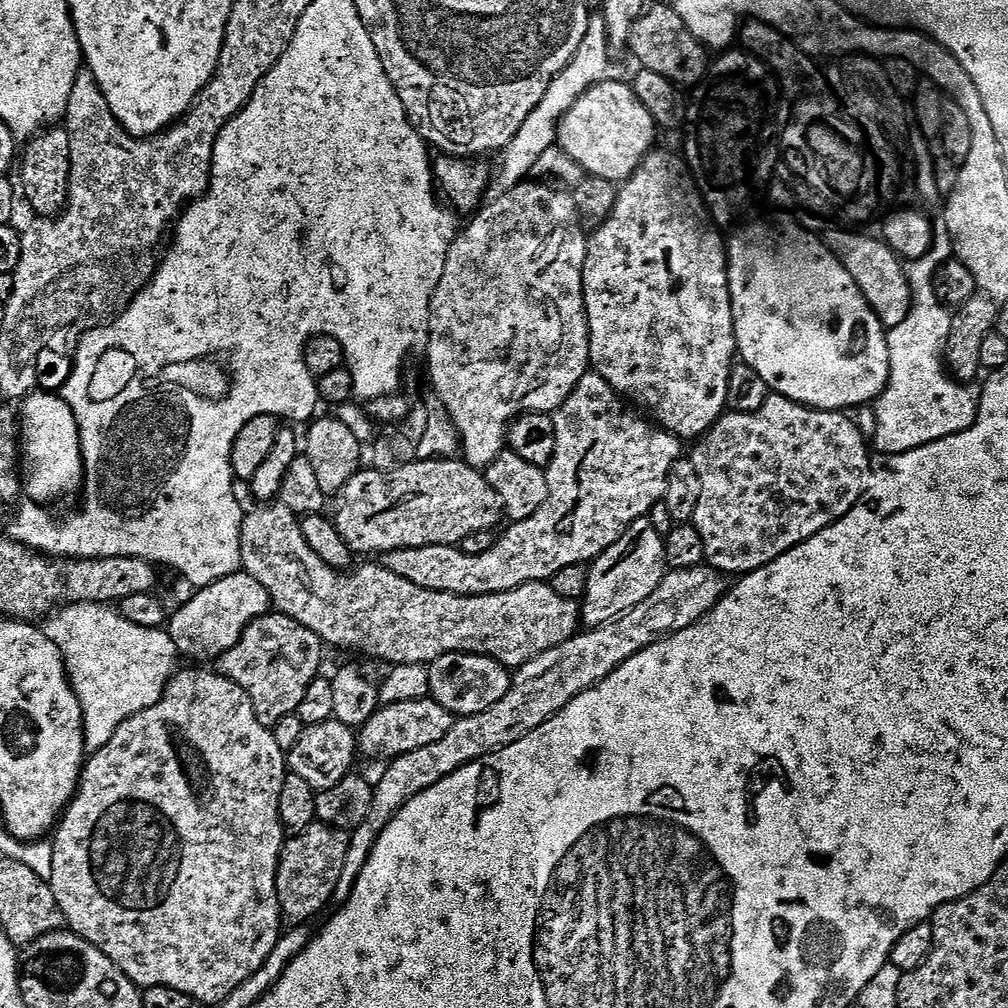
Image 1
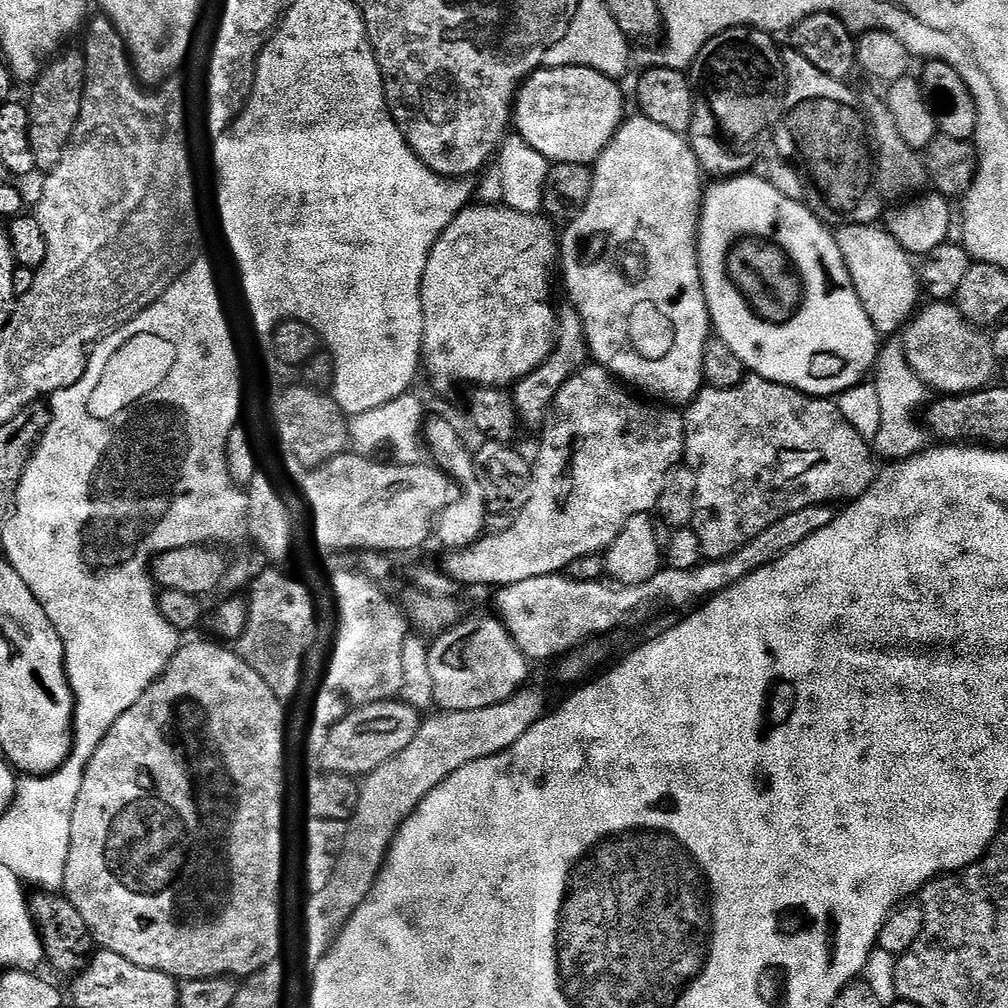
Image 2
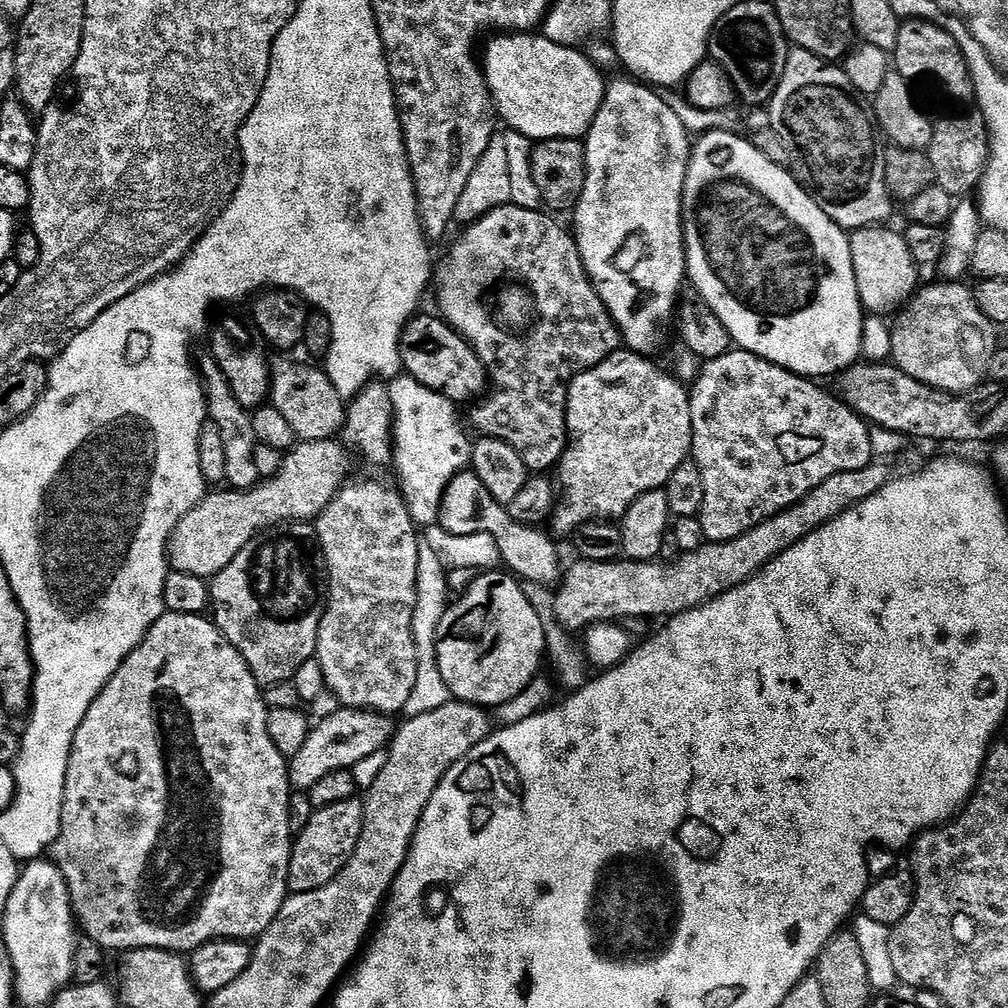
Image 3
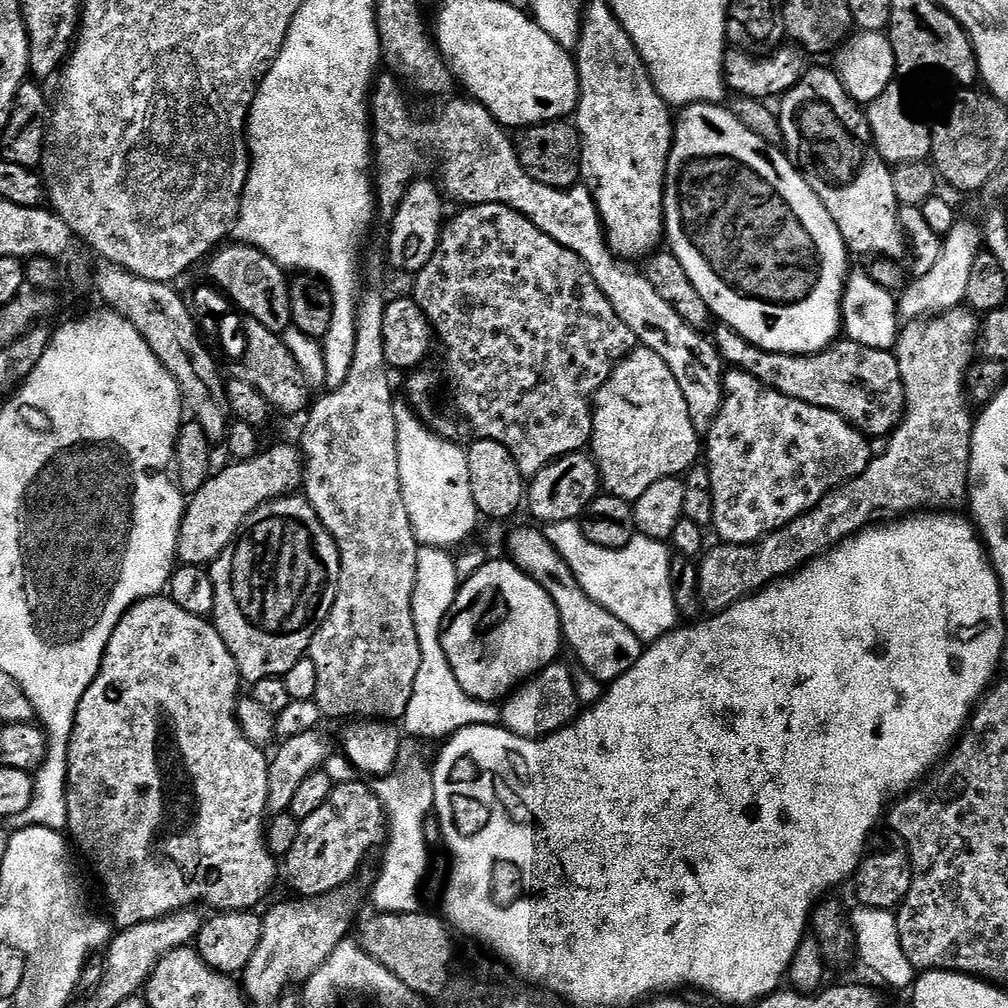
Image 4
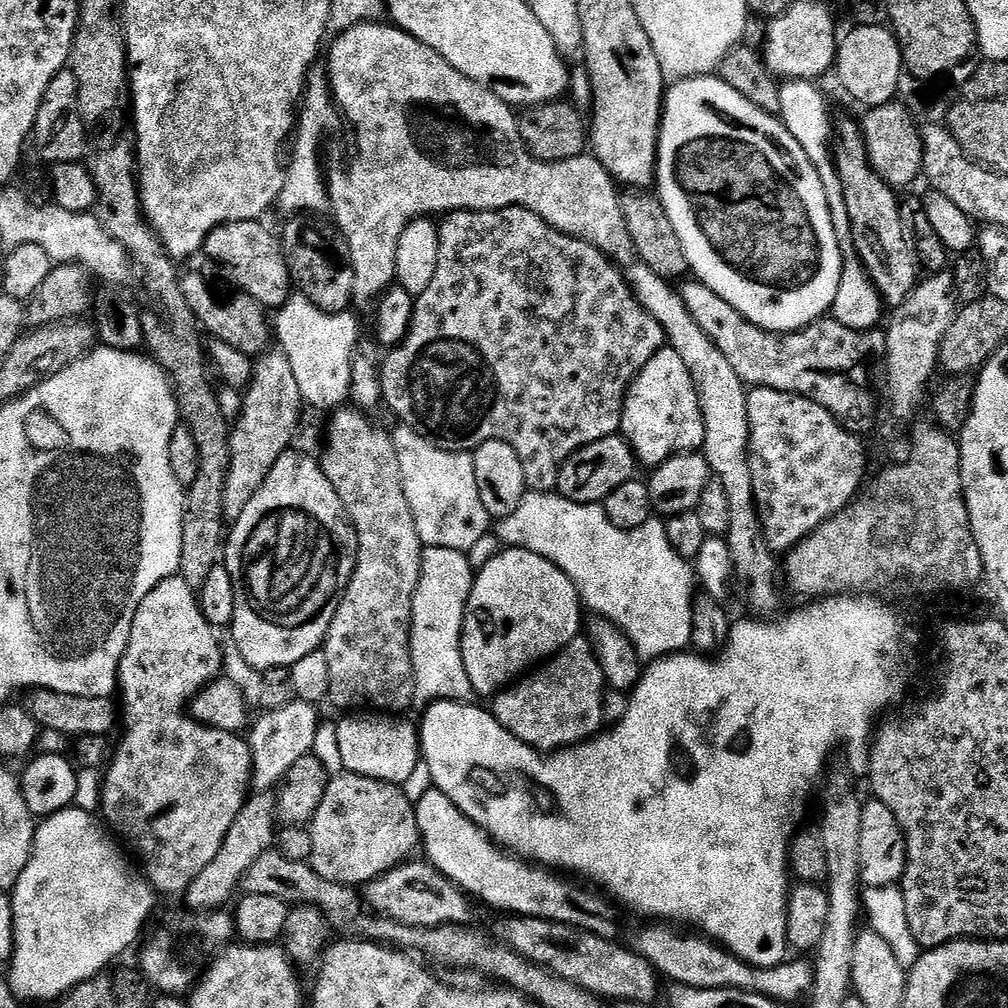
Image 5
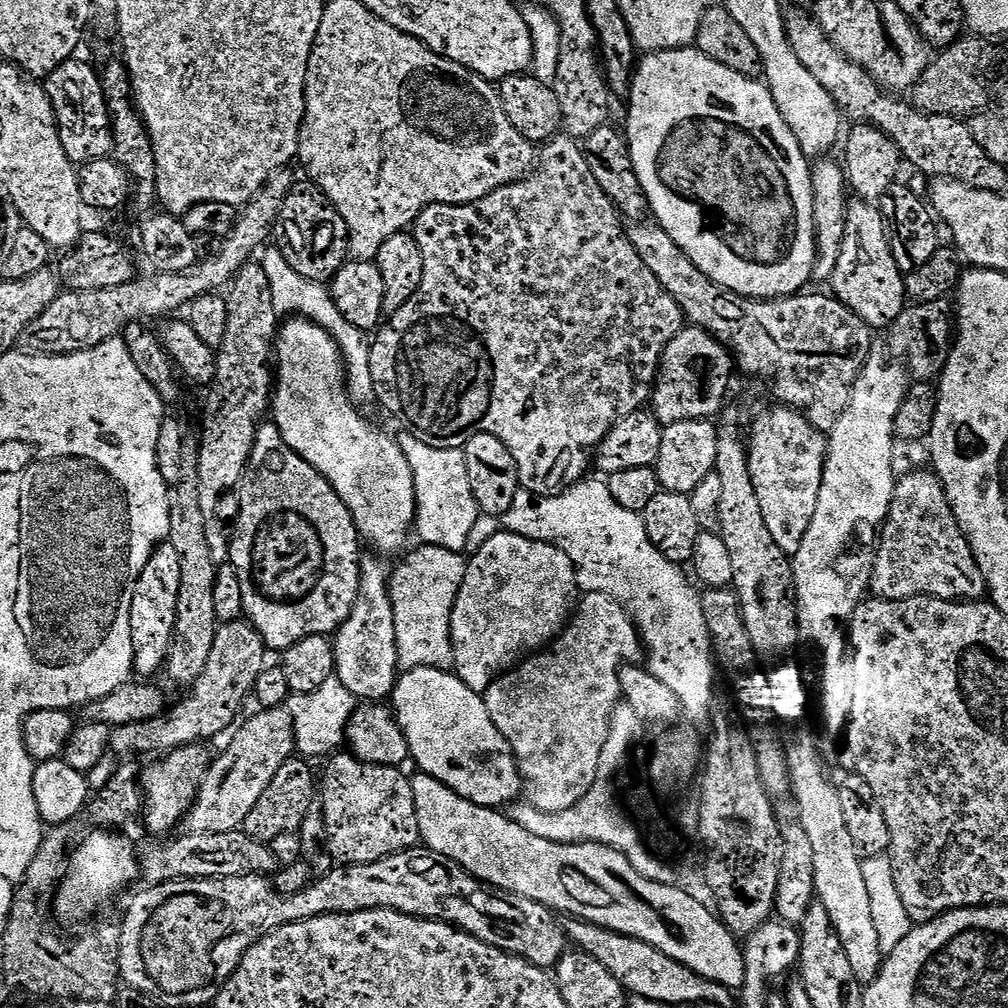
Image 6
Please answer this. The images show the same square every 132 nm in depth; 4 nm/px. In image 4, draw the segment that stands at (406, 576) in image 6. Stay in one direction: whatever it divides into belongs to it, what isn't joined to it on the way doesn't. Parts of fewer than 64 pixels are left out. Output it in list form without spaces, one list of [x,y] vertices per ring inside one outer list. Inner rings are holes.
[[[422,546],[416,567],[412,613],[415,616],[415,629],[418,630],[422,662],[419,663],[414,694],[402,726],[405,731],[415,730],[420,737],[428,740],[447,739],[458,729],[468,728],[470,725],[499,727],[503,723],[503,711],[497,703],[478,700],[466,694],[445,654],[443,629],[455,609],[457,594],[462,585],[462,576],[459,576],[456,562],[451,556],[453,555],[445,549]]]

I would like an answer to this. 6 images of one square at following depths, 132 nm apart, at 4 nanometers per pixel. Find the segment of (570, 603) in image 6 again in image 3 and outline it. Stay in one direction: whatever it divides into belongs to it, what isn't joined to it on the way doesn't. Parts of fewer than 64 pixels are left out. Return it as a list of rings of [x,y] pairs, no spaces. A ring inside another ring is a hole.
[[[504,570],[485,571],[483,574],[477,575],[476,581],[469,586],[464,592],[464,597],[460,601],[453,603],[451,607],[447,609],[441,624],[438,626],[436,634],[436,652],[437,652],[437,664],[438,670],[441,671],[442,678],[445,679],[446,686],[449,687],[451,695],[455,697],[457,701],[465,704],[474,704],[477,706],[497,706],[502,703],[508,703],[516,695],[522,695],[527,686],[533,679],[538,676],[541,671],[540,663],[546,660],[544,630],[541,618],[539,618],[537,611],[533,606],[530,606],[530,601],[526,599],[524,589],[521,583],[517,580],[517,577],[509,574]]]

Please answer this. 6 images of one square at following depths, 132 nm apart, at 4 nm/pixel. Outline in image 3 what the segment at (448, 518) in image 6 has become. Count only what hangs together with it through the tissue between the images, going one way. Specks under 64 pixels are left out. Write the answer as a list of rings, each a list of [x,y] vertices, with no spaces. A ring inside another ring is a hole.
[[[401,374],[388,384],[392,403],[394,469],[404,483],[402,495],[417,526],[435,525],[440,518],[444,492],[455,476],[469,467],[473,441],[460,425],[457,405],[422,386],[413,376]]]

